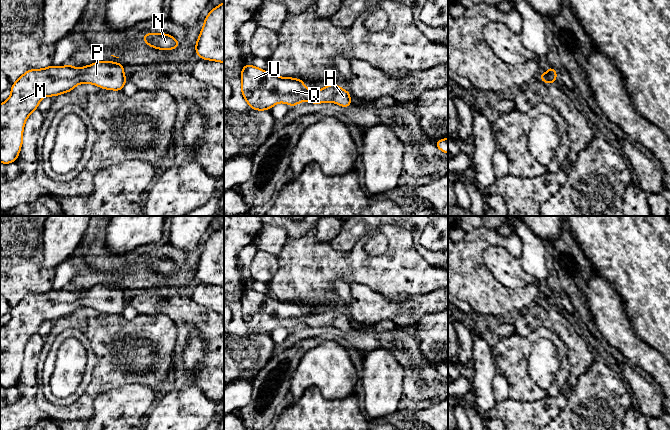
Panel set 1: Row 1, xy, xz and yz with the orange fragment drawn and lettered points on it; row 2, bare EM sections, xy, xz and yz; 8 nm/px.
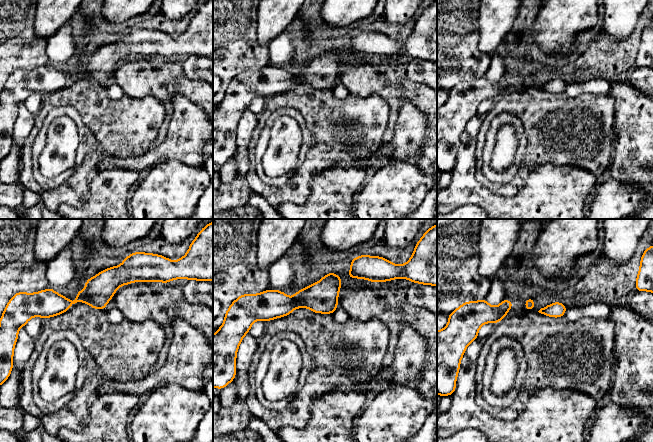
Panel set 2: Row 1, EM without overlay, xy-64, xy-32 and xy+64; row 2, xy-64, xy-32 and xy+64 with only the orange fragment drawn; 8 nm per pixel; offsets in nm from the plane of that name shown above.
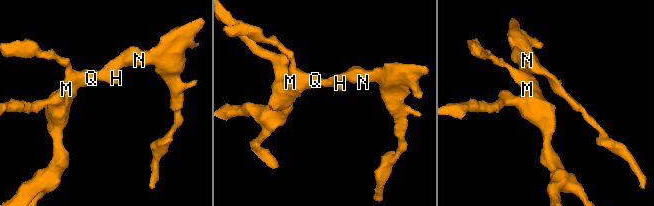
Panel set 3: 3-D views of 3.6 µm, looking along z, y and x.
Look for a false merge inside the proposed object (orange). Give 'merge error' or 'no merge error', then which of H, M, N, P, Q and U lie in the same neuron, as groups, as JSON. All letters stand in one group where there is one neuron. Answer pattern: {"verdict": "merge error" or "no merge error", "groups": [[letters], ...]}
{"verdict": "no merge error", "groups": [["H", "M", "N", "P", "Q", "U"]]}

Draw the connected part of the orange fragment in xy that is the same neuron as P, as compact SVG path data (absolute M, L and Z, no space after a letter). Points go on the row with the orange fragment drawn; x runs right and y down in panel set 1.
M96 61L79 69L69 64L66 66L51 65L26 71L11 85L9 98L0 104L0 162L7 165L18 159L23 144L25 122L30 114L38 109L44 97L68 93L81 83L93 84L106 90L122 91L126 81L124 66L120 62L112 61Z

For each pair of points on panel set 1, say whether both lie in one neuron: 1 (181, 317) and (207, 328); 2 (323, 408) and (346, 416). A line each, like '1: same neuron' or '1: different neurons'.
1: same neuron
2: same neuron

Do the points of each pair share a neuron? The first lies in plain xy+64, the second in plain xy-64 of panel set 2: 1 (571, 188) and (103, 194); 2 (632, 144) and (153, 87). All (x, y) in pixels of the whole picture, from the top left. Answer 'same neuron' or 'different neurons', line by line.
1: same neuron
2: same neuron

